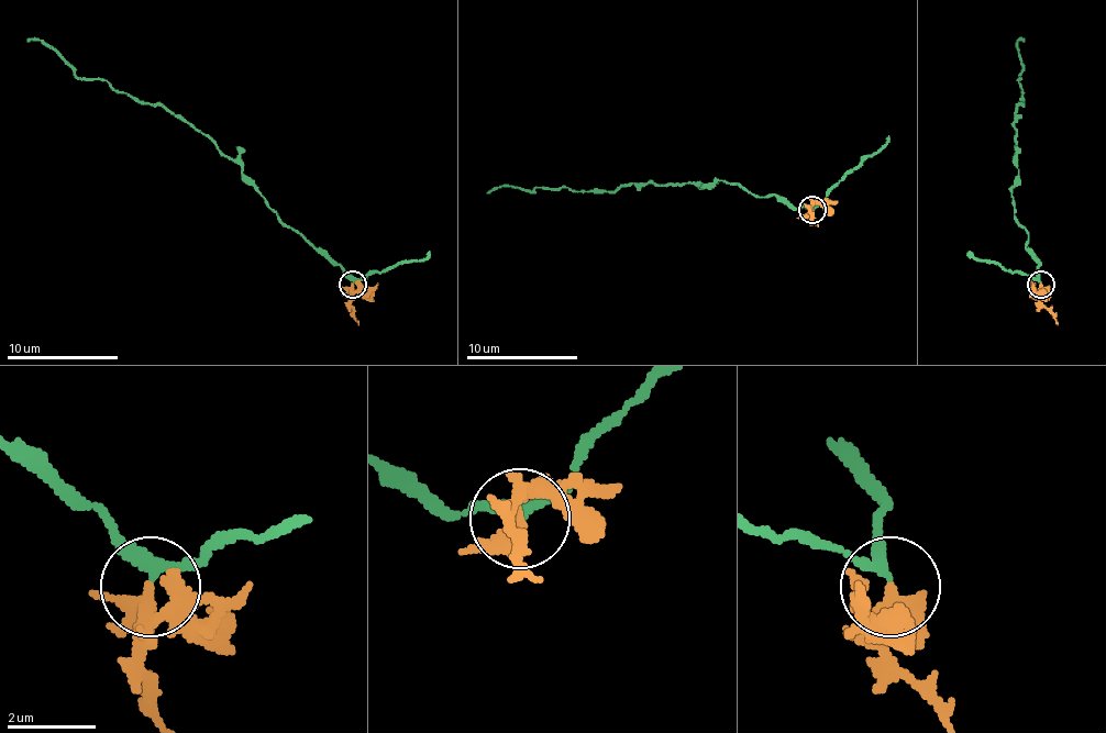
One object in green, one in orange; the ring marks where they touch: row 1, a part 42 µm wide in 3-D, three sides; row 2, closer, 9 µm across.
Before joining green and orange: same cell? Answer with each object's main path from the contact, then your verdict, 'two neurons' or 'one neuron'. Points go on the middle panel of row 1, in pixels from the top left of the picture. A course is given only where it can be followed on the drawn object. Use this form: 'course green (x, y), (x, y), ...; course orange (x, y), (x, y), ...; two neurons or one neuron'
course green (813, 209), (791, 209), (774, 195), (754, 198), (738, 184), (716, 181), (487, 192); course orange (813, 209), (810, 211), (818, 225); two neurons

